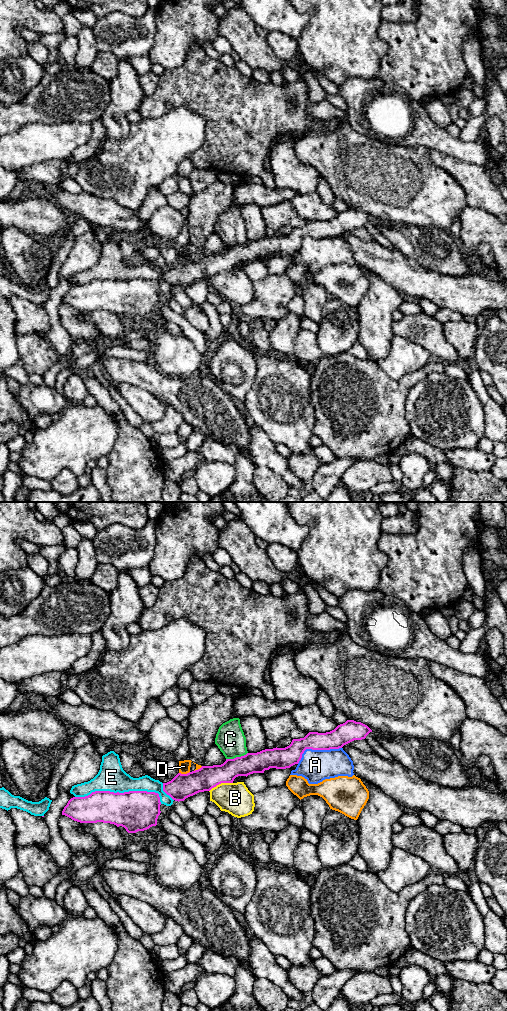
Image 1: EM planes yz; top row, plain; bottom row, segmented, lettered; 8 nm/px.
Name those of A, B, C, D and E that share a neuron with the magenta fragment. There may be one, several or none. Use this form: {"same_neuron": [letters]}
{"same_neuron": []}

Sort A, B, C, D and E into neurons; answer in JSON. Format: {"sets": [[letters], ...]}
{"sets": [["A"], ["B"], ["C"], ["D"], ["E"]]}

